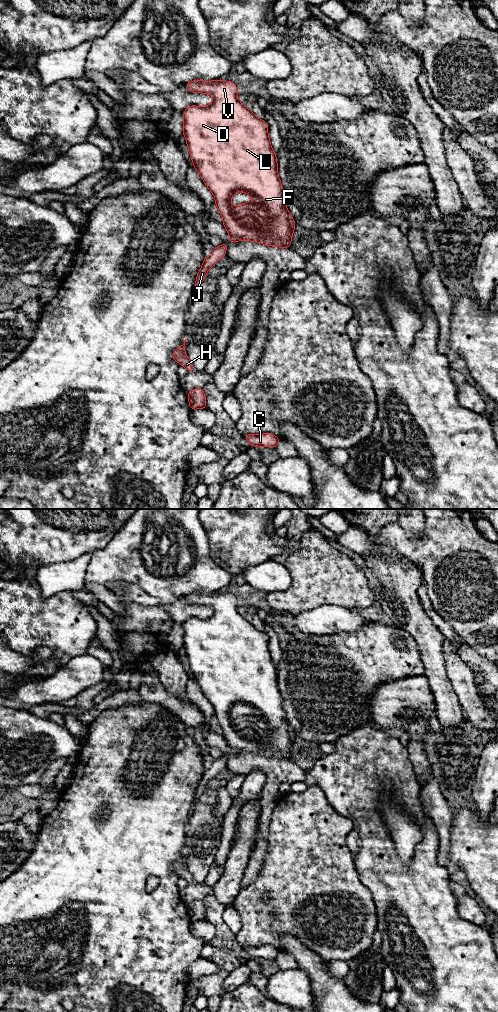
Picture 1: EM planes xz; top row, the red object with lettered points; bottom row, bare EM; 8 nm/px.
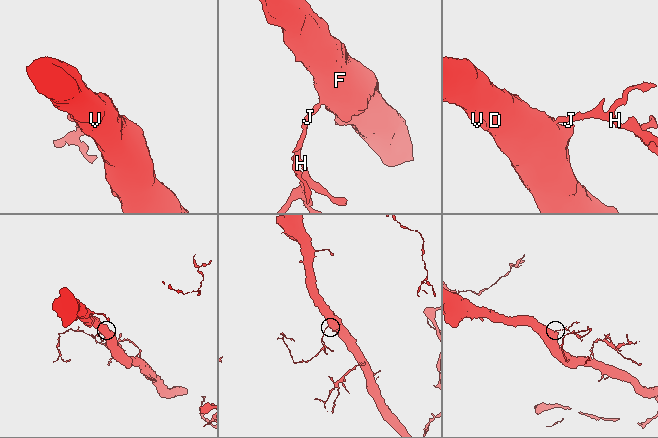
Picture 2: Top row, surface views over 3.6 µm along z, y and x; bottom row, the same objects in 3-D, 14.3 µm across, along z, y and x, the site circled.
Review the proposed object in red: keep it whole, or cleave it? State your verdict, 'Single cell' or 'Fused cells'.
Single cell

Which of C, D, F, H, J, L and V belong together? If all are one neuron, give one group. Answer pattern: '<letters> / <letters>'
C D F H J L V

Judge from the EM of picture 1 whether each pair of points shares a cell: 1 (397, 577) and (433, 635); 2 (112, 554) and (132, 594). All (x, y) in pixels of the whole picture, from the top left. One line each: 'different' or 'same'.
1: same
2: different

